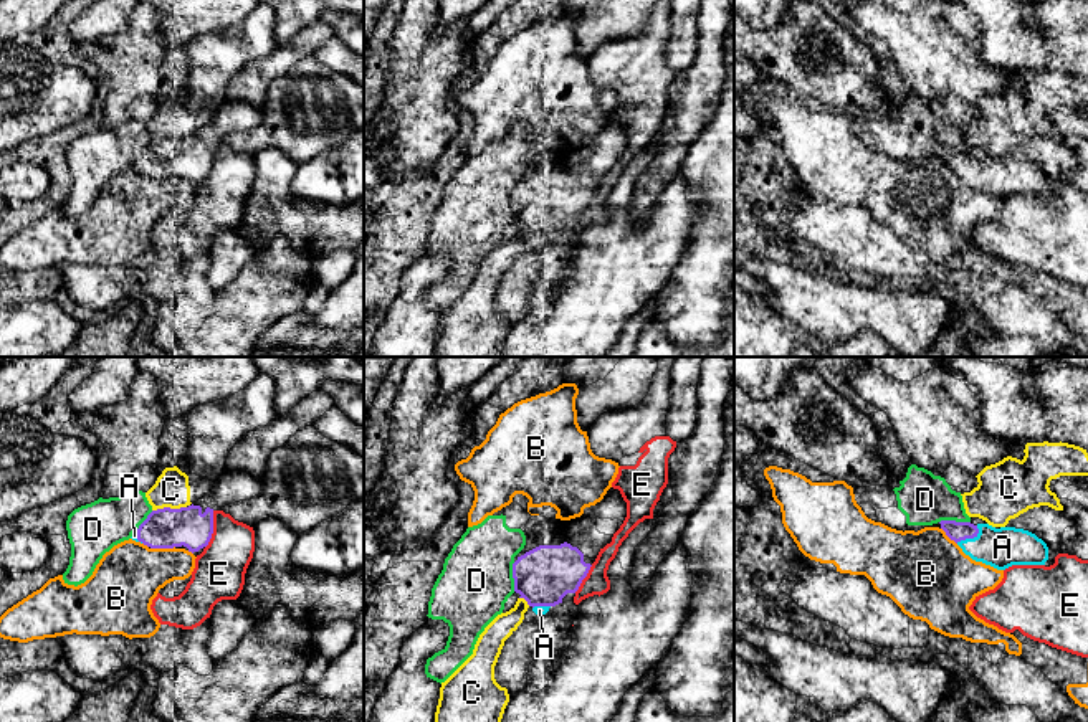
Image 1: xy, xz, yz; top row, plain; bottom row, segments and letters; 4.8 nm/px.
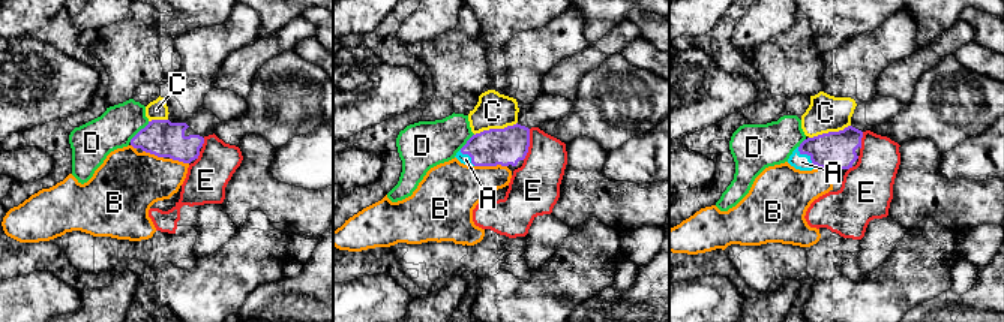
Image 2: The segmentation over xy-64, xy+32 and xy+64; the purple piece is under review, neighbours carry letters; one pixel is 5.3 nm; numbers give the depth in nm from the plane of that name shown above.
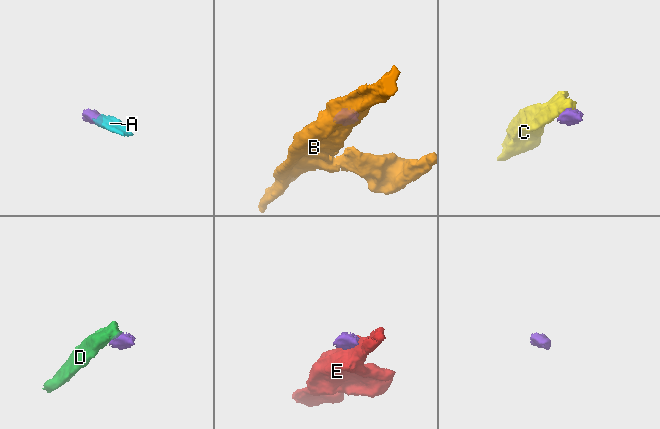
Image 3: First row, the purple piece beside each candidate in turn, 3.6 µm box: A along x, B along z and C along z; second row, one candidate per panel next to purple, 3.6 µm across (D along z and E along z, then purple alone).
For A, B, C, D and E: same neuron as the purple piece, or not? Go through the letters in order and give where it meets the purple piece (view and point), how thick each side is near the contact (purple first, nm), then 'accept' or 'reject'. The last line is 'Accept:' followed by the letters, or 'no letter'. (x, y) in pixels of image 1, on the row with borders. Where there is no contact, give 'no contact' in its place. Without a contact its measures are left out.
A: meets purple in yz at (969, 537); 100 nm thick on the purple side, 190 nm on the other; accept
B: meets purple in xy at (162, 547); 190 nm thick on the purple side, 320 nm on the other; reject
C: meets purple in xy at (169, 508); 190 nm thick on the purple side, 170 nm on the other; reject
D: meets purple in yz at (954, 521); 100 nm thick on the purple side, 240 nm on the other; reject
E: meets purple in xy at (212, 529); 190 nm thick on the purple side, 240 nm on the other; reject
Accept: A

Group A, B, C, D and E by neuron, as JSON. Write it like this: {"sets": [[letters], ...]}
{"sets": [["A"], ["B"], ["C"], ["D"], ["E"]]}

